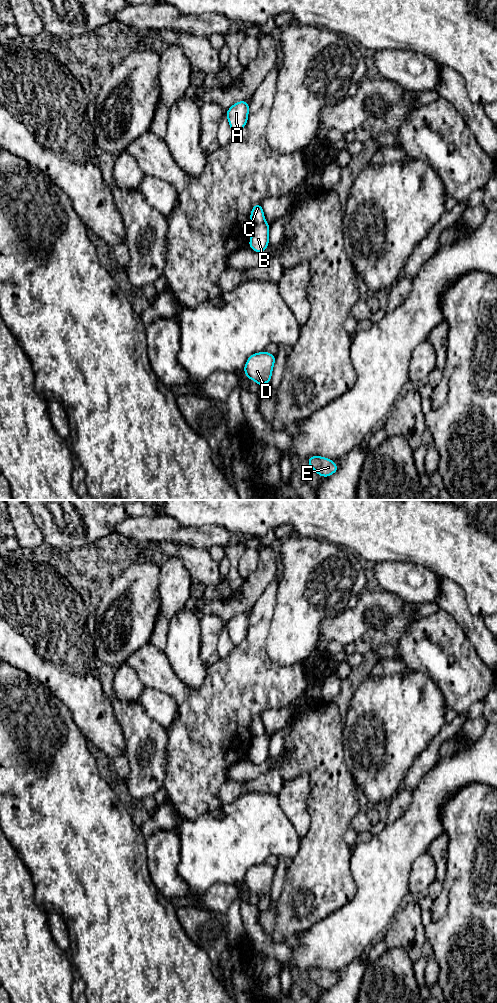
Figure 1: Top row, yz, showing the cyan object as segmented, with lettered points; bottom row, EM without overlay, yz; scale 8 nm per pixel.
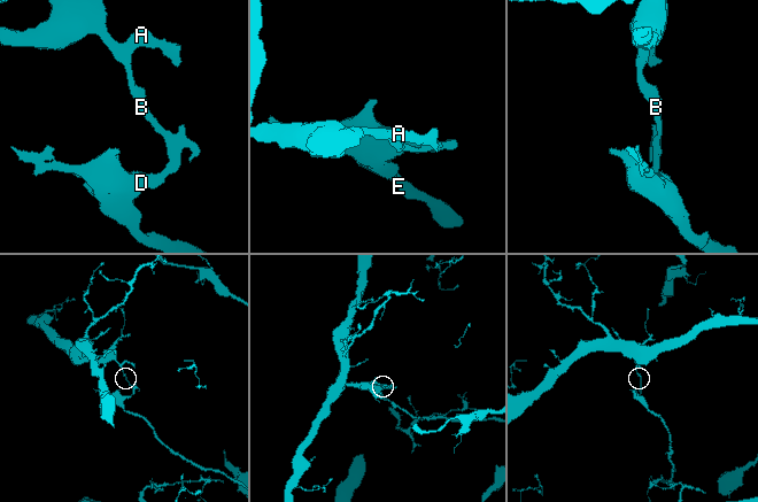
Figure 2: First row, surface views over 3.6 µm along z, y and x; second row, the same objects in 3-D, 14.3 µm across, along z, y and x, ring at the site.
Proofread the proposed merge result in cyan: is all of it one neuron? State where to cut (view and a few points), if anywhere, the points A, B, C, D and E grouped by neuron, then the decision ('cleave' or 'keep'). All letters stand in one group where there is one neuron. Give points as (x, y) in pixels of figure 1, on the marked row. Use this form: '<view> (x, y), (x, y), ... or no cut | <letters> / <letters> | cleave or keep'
yz (264, 219), (254, 225) | A C / B D E | cleave

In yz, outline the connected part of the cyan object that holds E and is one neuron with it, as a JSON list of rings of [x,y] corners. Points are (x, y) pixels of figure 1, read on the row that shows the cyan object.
[[[316,455],[311,456],[307,462],[310,465],[311,469],[313,469],[321,477],[331,476],[337,472],[339,467],[334,463],[333,460]]]

